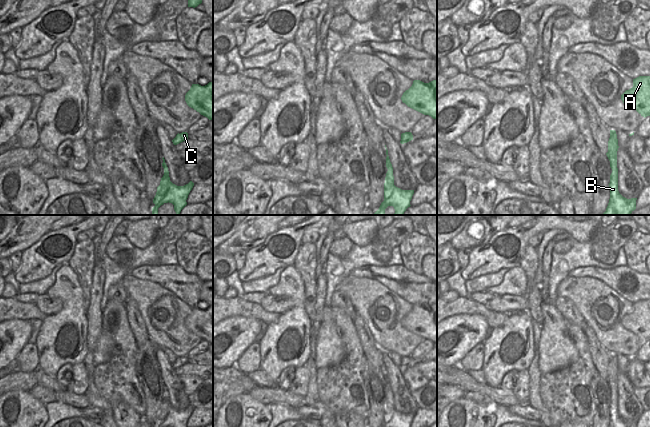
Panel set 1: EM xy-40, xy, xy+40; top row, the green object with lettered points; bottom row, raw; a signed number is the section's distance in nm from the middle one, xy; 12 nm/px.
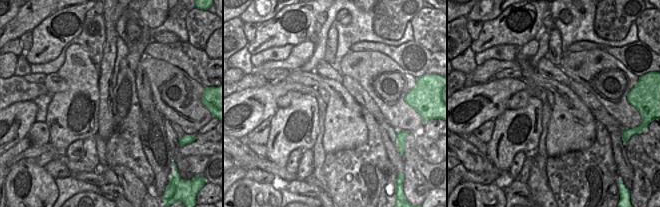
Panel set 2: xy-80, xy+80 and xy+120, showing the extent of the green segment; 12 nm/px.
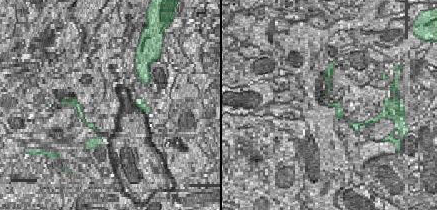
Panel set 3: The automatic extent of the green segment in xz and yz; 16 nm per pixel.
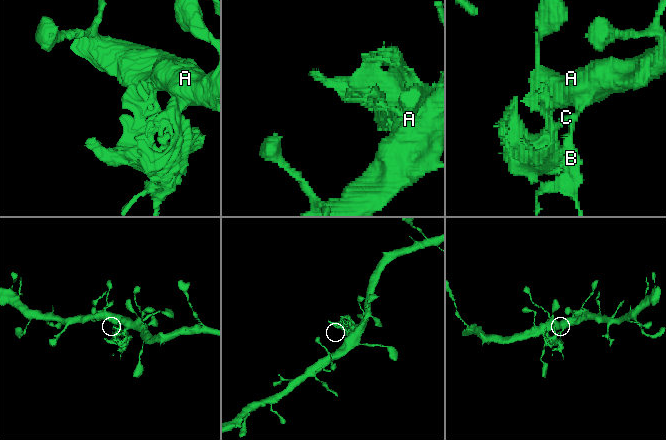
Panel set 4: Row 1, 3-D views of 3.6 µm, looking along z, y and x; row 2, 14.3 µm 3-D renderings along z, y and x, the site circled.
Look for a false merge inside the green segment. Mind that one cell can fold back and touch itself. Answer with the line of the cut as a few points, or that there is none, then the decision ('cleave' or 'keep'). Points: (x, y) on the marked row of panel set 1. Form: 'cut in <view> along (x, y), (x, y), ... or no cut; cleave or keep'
cut in xy+40 along (608, 151), (610, 155), (616, 156); cleave

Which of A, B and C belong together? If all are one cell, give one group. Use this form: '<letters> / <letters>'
A / B C

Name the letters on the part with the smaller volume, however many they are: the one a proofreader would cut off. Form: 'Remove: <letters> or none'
Remove: B, C

